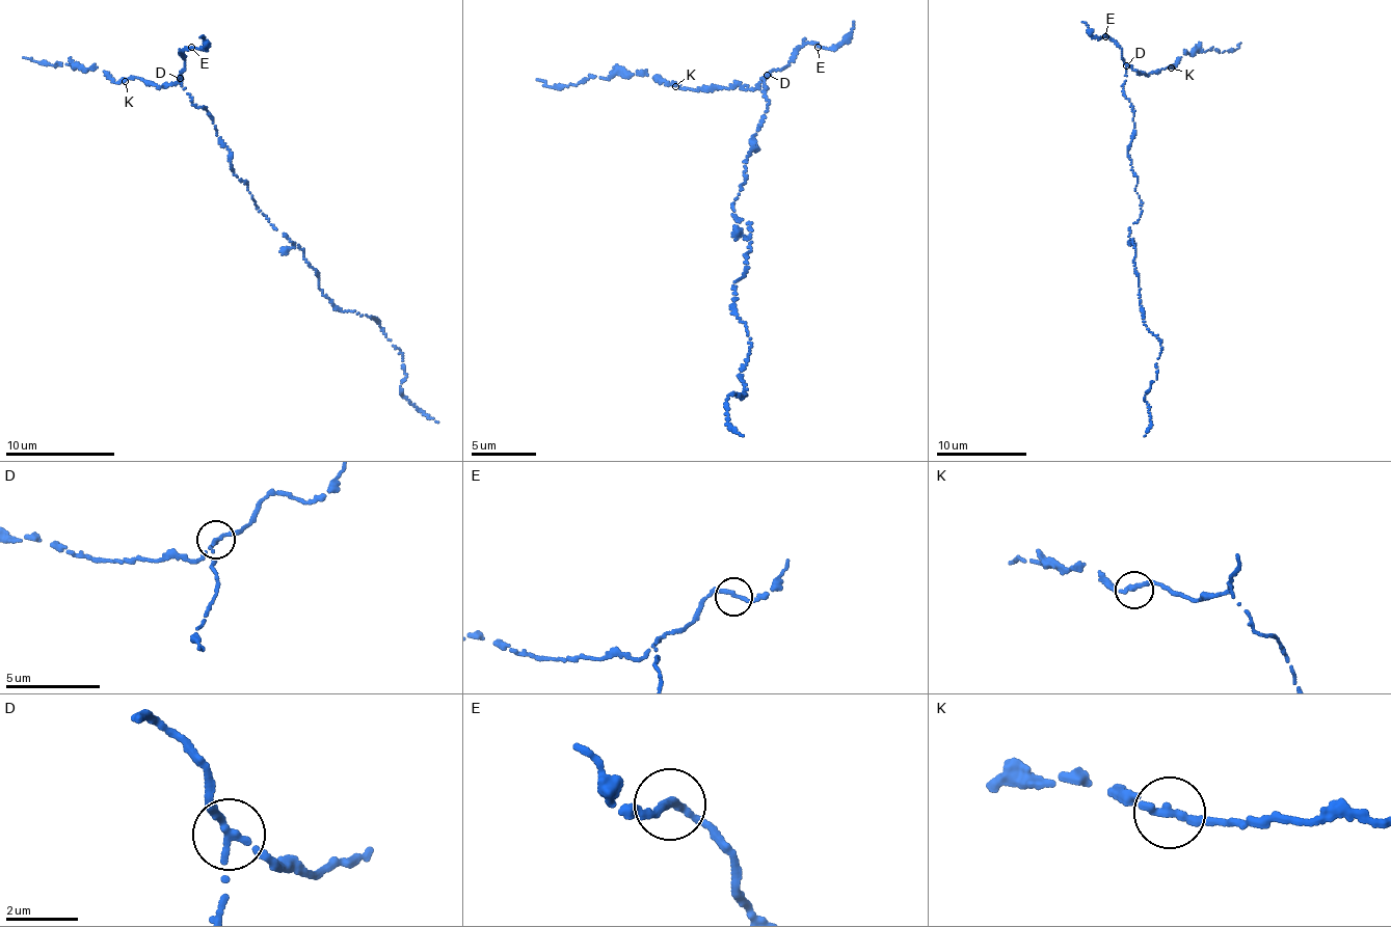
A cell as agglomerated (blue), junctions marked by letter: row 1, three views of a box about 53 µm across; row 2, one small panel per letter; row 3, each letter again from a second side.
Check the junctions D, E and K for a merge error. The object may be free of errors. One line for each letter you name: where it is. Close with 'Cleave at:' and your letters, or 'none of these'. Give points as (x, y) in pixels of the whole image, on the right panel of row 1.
D: place (1126, 65)
Cleave at: D

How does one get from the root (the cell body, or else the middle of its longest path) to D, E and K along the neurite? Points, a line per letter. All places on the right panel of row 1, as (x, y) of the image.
D: (1133, 173), (1127, 146), (1135, 131), (1133, 111), (1123, 88), (1127, 65)
E: (1133, 173), (1127, 146), (1135, 131), (1133, 106), (1125, 99), (1123, 88), (1126, 64), (1122, 51), (1105, 36)
K: (1133, 173), (1127, 146), (1135, 131), (1133, 106), (1123, 88), (1126, 69), (1147, 75), (1171, 67)

